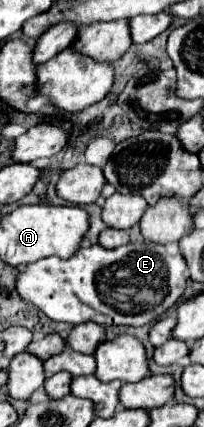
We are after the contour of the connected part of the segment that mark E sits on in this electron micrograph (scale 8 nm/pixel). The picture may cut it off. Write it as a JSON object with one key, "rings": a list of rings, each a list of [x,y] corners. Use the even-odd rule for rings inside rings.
{"rings":[[[149,240],[143,242],[129,242],[125,246],[119,246],[115,250],[107,250],[101,244],[95,244],[91,248],[79,248],[75,256],[61,260],[55,256],[43,258],[39,262],[33,262],[27,266],[25,272],[17,278],[17,292],[25,302],[35,304],[39,310],[43,310],[51,320],[57,322],[69,322],[69,324],[83,324],[83,322],[97,322],[103,326],[143,326],[149,322],[155,322],[163,316],[177,300],[179,296],[173,296],[173,288],[185,288],[187,282],[187,264],[183,254],[169,254],[163,244],[155,244]],[[129,286],[137,288],[139,298],[129,298]]]}

